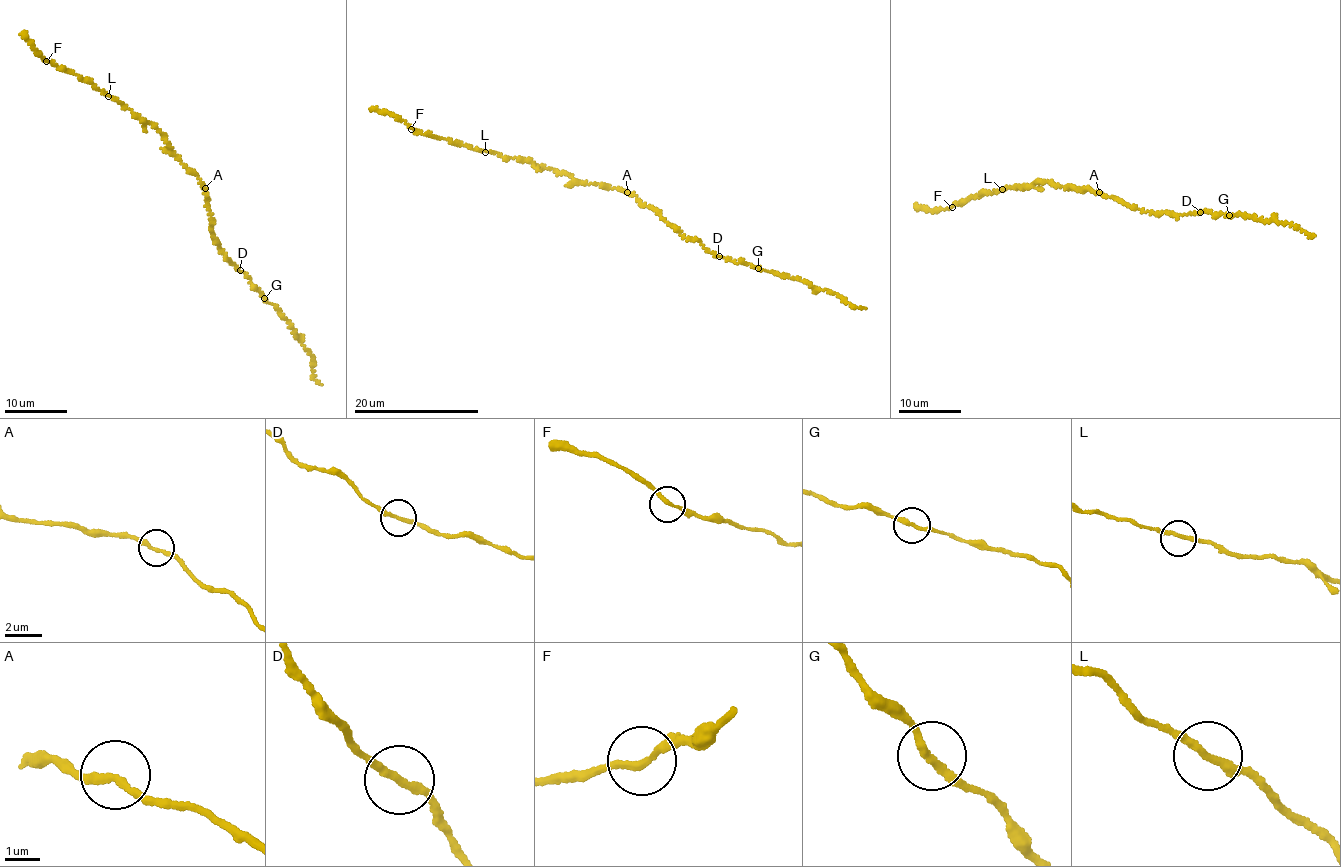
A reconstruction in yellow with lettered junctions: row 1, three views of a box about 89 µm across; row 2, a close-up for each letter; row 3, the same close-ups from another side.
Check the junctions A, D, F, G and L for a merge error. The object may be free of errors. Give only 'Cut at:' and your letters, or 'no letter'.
Cut at: no letter

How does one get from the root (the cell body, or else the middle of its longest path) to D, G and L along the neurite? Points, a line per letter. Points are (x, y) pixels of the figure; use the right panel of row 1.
D: (1100, 194), (1151, 213), (1165, 211), (1178, 215), (1200, 212)
G: (1100, 194), (1151, 213), (1165, 211), (1178, 215), (1203, 209), (1228, 216)
L: (1100, 194), (1037, 181), (1022, 189), (1017, 186), (1002, 189)

